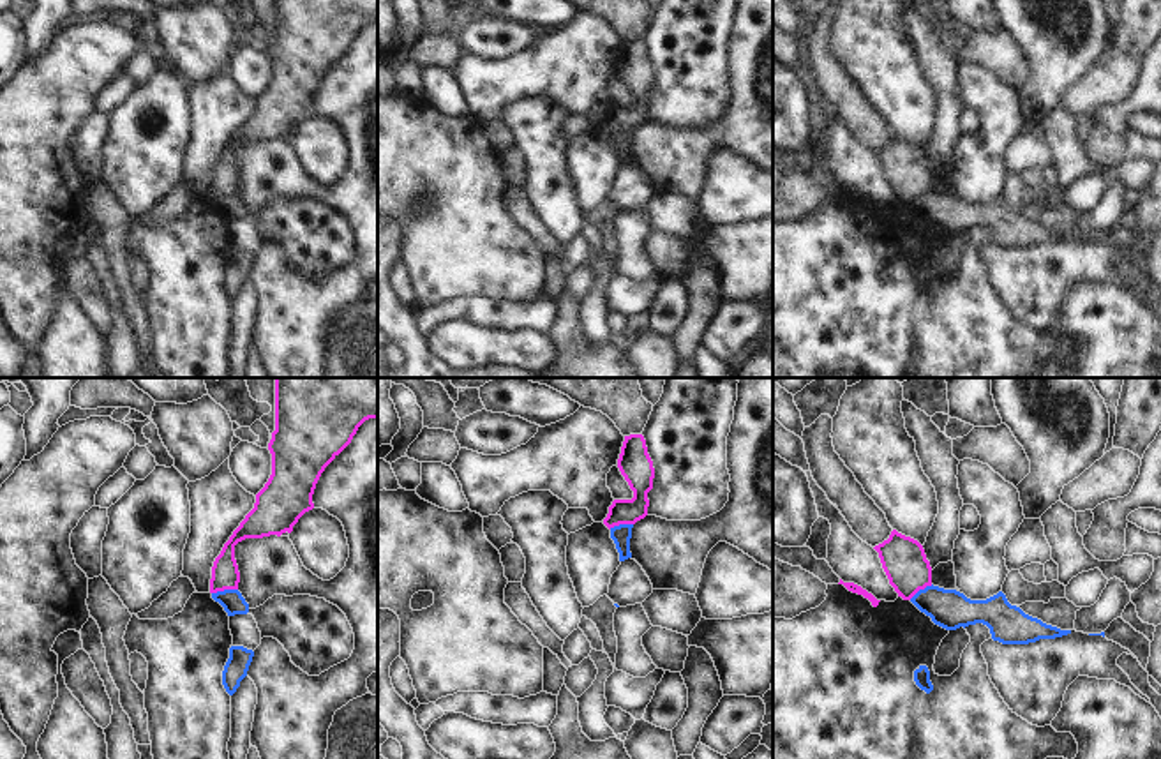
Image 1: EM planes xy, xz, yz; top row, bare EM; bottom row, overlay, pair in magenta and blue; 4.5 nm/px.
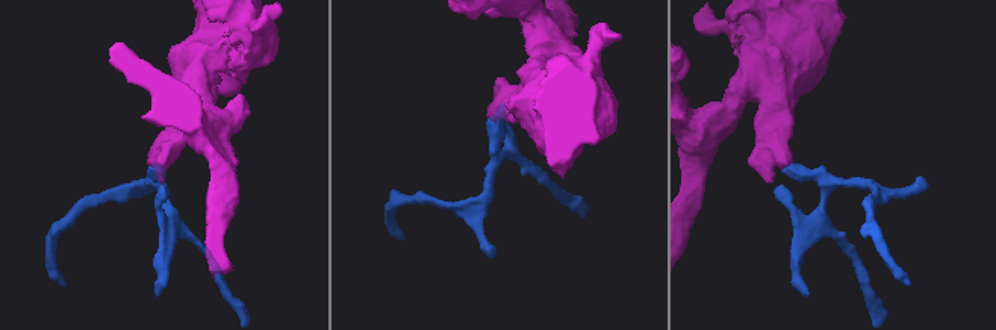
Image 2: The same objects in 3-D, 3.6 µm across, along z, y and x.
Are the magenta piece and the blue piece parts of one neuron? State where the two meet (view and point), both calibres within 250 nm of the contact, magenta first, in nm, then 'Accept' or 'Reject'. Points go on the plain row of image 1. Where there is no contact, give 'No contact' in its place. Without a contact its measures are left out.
Touches magenta at xy (224, 193). Thickness 130 nm (magenta) against 100 nm. Reject

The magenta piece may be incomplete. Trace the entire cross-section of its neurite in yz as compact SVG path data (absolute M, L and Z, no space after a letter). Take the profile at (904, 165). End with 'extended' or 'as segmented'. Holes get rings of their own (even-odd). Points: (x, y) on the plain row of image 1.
M896 134L873 152L898 201L910 205L919 194L932 191L932 171L923 150Z | as segmented

